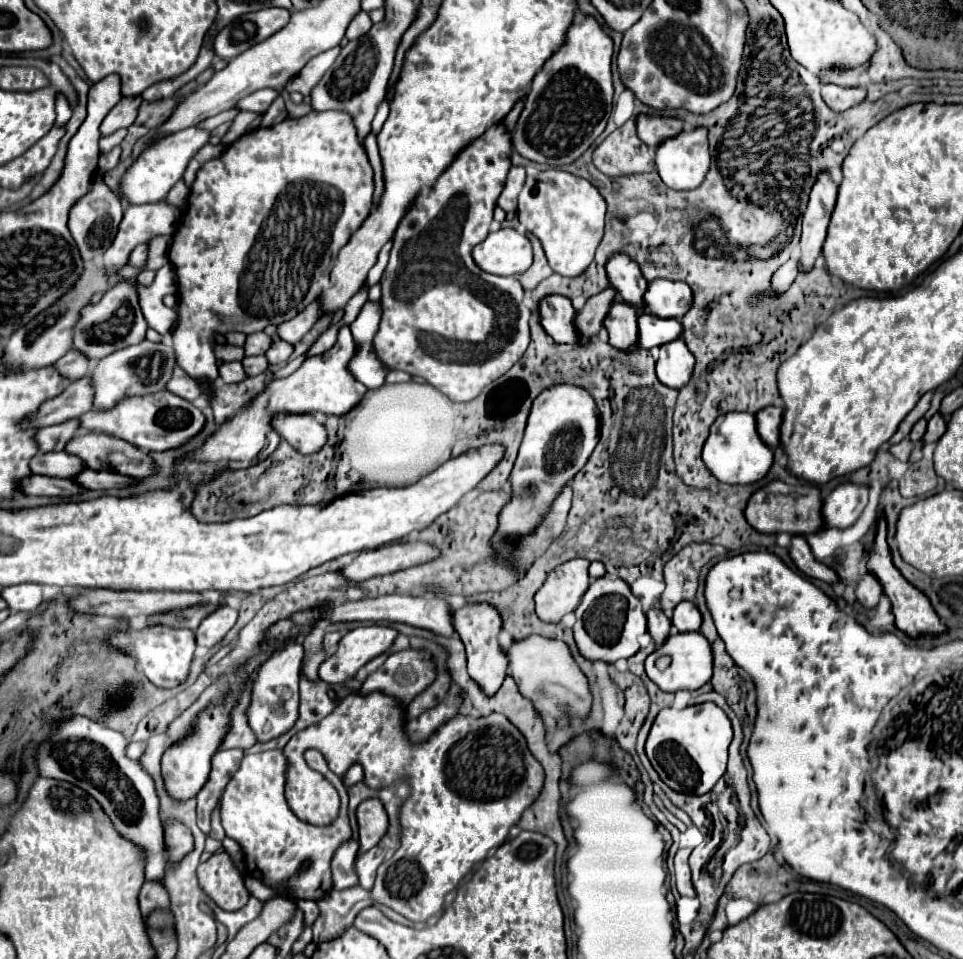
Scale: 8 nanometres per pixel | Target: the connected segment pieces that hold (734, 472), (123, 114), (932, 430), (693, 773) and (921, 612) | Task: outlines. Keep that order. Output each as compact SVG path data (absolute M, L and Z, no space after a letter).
M731 411L725 415L719 415L715 423L711 425L711 433L703 447L703 461L707 469L723 483L755 483L767 475L767 471L773 465L773 451L767 447L755 429L755 417L751 413L739 413Z
M123 97L103 119L101 135L109 135L121 127L131 127L137 117L139 105L141 105L141 97Z
M935 413L931 419L929 419L929 423L927 423L927 431L925 431L925 435L923 435L923 445L929 445L929 443L937 443L939 439L941 439L941 435L945 433L945 419L939 415L939 413Z
M703 703L685 709L671 707L657 715L647 737L645 751L661 781L673 791L685 795L705 795L715 787L727 769L731 739L731 721L715 703Z
M881 513L879 521L875 525L873 539L867 547L867 557L869 557L867 571L871 571L875 575L875 579L879 579L879 583L883 587L883 593L889 597L891 607L893 607L893 615L895 615L895 627L911 639L917 639L921 635L941 635L941 633L945 633L947 627L941 623L939 615L933 611L929 599L917 587L911 587L911 583L907 583L907 579L903 579L903 575L899 575L897 567L891 563L891 551L889 551L889 545L885 541L885 537L887 537L887 519Z

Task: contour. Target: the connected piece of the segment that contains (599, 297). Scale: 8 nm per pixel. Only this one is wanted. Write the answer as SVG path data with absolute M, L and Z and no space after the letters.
M605 289L601 293L597 293L595 297L589 297L585 307L581 311L577 311L575 315L575 329L581 333L581 339L591 339L595 337L601 327L603 327L603 319L611 307L611 303L615 301L617 293L615 289Z

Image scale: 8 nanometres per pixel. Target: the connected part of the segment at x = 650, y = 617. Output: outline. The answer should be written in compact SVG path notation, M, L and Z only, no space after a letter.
M653 607L653 609L647 611L647 627L649 627L649 635L653 637L653 641L657 645L661 645L667 639L667 635L669 635L671 621L667 619L667 615L661 609Z

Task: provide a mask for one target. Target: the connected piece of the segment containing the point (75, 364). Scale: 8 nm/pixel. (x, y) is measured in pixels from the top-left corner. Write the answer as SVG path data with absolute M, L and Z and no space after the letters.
M71 349L67 355L63 355L55 363L55 367L71 381L85 377L89 373L89 365L91 365L89 359L83 359L83 355L79 355L79 351L75 351L75 349Z

